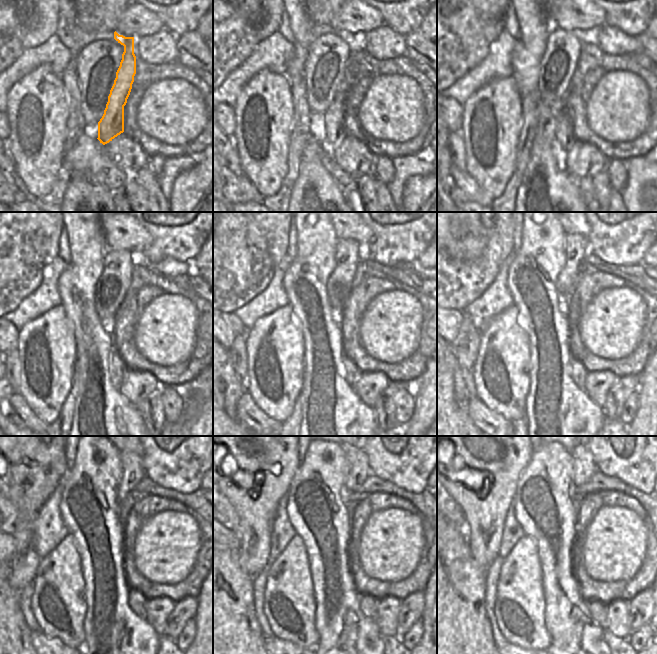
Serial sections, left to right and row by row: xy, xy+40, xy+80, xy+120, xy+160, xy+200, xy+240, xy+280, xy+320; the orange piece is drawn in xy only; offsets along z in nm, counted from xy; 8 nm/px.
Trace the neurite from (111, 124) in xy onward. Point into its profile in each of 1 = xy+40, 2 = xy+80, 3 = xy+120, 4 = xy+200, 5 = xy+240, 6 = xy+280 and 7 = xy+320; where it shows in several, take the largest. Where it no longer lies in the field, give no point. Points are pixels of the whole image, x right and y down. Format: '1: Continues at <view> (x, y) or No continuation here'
1: Continues at xy+40 (336, 128)
2: Continues at xy+80 (566, 134)
3: Continues at xy+120 (119, 362)
4: Continues at xy+200 (580, 369)
5: Continues at xy+240 (137, 597)
6: Continues at xy+280 (369, 606)
7: Continues at xy+320 (598, 610).

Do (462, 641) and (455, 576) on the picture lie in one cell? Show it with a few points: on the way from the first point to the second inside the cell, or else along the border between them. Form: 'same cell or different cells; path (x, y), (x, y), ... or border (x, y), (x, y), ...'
same cell; path (455, 625), (455, 592)

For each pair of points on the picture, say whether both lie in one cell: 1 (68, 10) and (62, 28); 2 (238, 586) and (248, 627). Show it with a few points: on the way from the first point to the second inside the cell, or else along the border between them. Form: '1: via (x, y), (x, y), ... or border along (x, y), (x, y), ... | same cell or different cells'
1: border along (59, 11), (67, 24), (76, 25) | different cells
2: via (238, 596), (238, 617) | same cell

